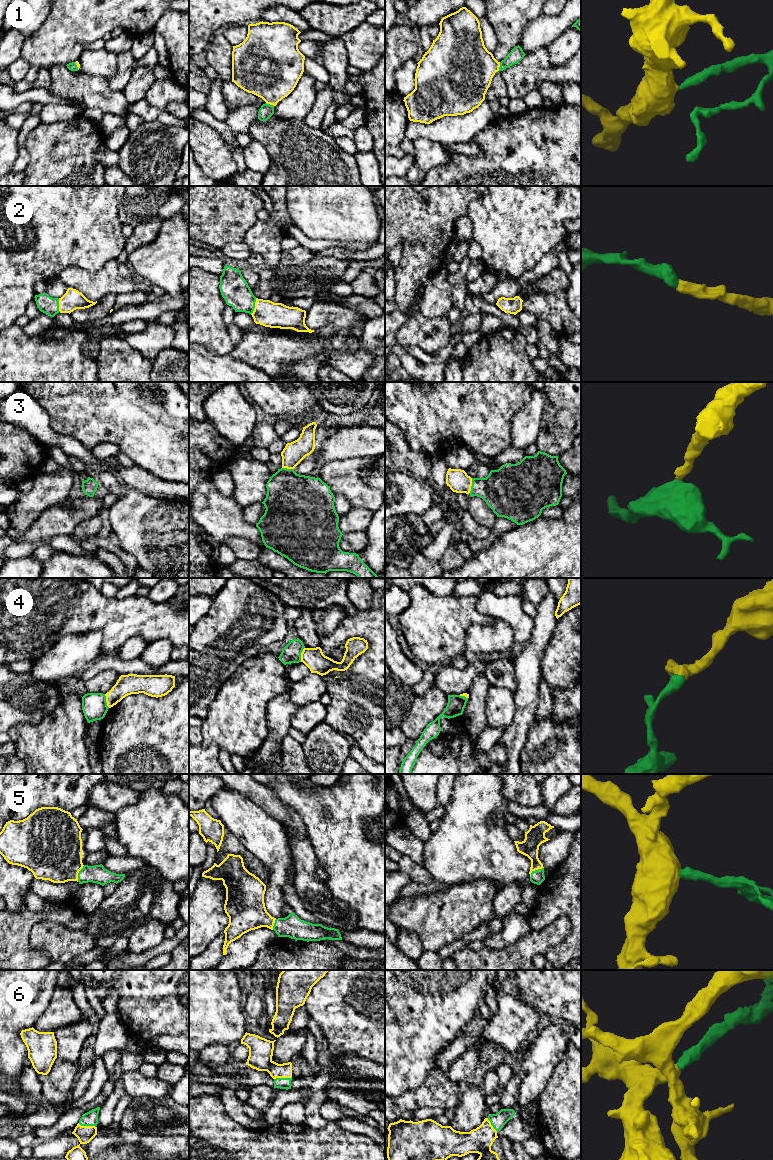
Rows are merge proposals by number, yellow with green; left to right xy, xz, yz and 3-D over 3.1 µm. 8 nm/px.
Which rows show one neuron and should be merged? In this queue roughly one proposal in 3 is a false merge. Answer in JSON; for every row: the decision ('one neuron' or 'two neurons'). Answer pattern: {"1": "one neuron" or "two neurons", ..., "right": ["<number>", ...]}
{"1": "one neuron", "2": "one neuron", "3": "one neuron", "4": "two neurons", "5": "one neuron", "6": "one neuron", "right": ["1", "2", "3", "5", "6"]}

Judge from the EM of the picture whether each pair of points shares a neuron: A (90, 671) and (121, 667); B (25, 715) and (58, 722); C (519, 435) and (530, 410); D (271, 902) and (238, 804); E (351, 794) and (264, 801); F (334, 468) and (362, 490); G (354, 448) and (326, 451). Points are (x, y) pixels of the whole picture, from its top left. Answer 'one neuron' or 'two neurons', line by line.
A: one neuron
B: two neurons
C: one neuron
D: one neuron
E: two neurons
F: one neuron
G: one neuron

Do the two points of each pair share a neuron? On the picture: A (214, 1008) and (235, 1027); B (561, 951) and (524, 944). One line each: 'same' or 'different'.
A: same
B: different

